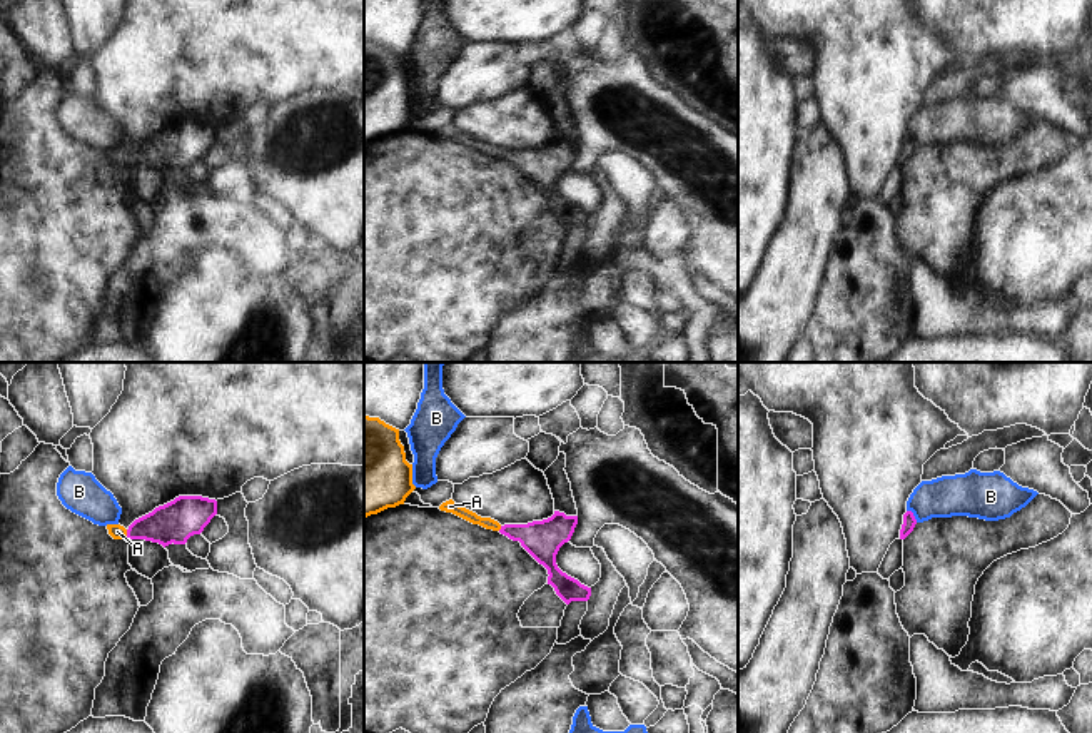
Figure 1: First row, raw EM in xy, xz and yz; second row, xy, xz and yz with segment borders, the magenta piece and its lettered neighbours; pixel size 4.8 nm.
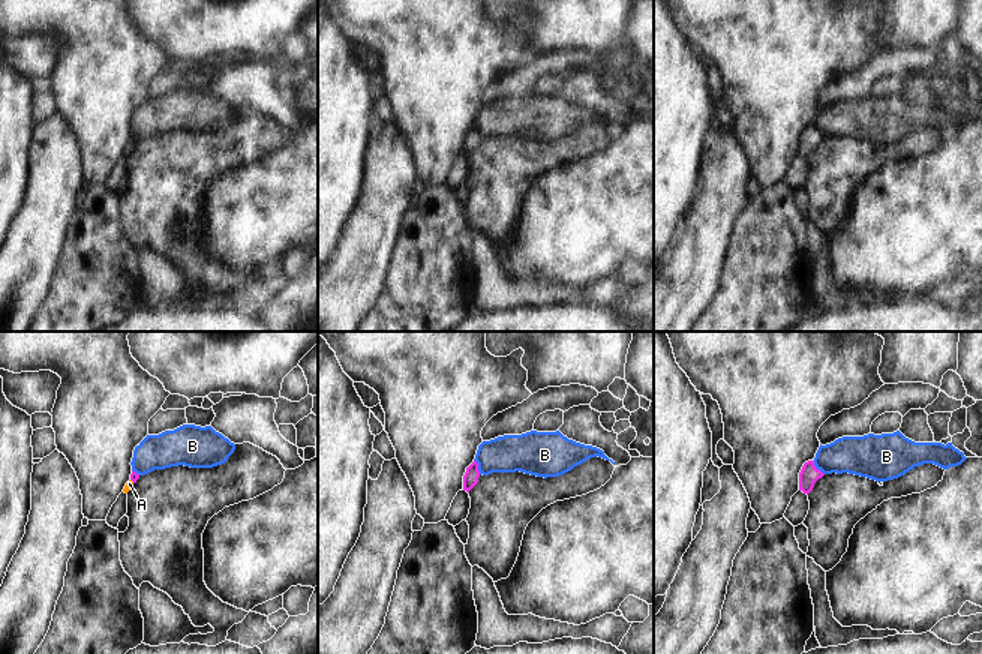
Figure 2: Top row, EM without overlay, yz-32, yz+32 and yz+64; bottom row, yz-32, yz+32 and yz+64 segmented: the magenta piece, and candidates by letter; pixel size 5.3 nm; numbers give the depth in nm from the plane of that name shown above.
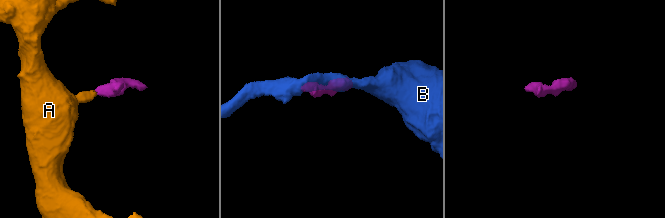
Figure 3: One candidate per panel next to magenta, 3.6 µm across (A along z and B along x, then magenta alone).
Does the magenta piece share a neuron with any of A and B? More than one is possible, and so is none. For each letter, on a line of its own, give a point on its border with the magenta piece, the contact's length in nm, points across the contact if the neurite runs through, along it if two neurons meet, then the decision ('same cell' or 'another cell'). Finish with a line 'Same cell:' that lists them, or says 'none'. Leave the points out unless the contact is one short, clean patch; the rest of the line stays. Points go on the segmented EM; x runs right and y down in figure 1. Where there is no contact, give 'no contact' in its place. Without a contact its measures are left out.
A: meets magenta in xy at (127, 533); contact 40 nm long; runs through xy (176, 521), (127, 533), (117, 531); same cell
B: meets magenta in yz at (912, 515); contact 80 nm long; another cell
Same cell: A

